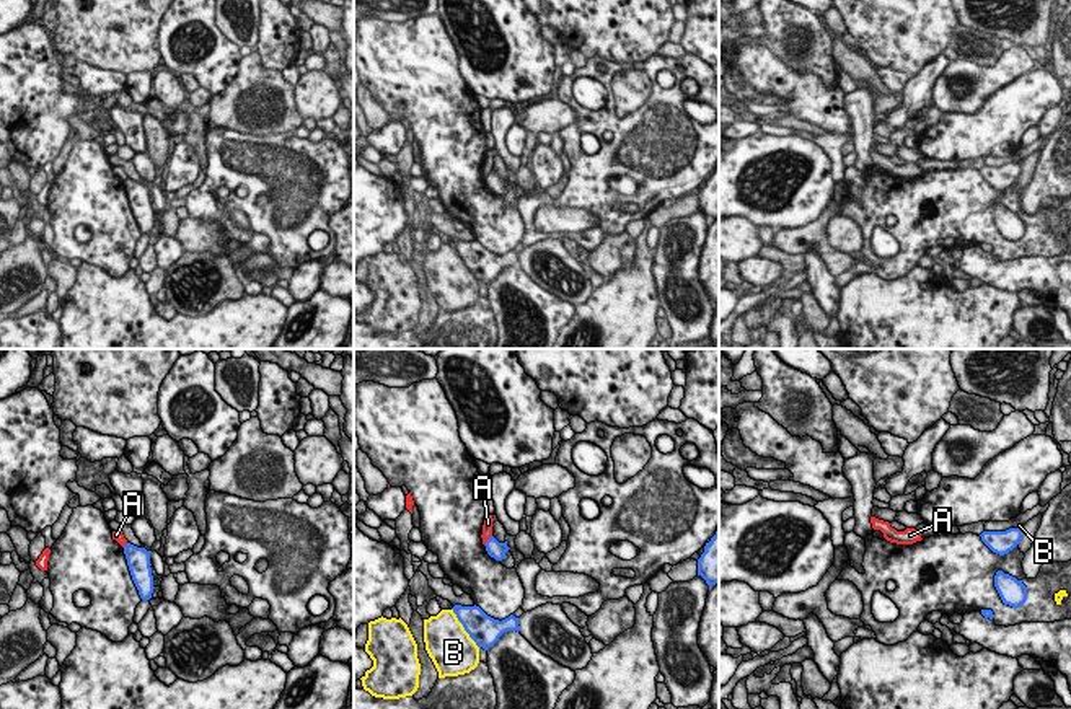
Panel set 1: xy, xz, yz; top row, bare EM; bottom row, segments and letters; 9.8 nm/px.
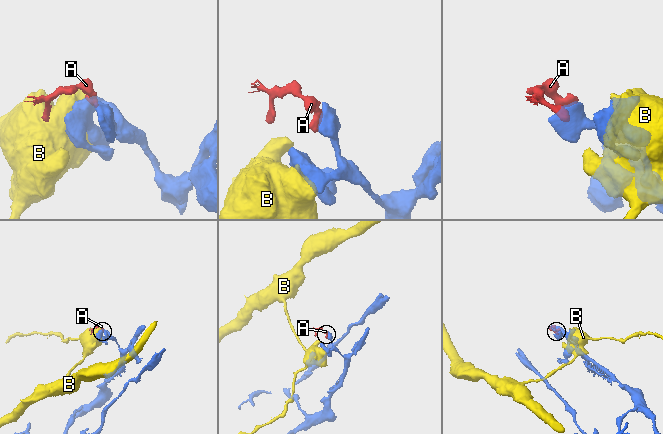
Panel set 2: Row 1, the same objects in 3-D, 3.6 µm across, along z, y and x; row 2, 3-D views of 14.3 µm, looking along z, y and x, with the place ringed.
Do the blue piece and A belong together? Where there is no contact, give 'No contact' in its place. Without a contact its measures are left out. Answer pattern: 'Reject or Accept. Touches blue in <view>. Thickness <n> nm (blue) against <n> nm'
Reject. Touches blue in xz. Thickness 170 nm (blue) against 100 nm.

